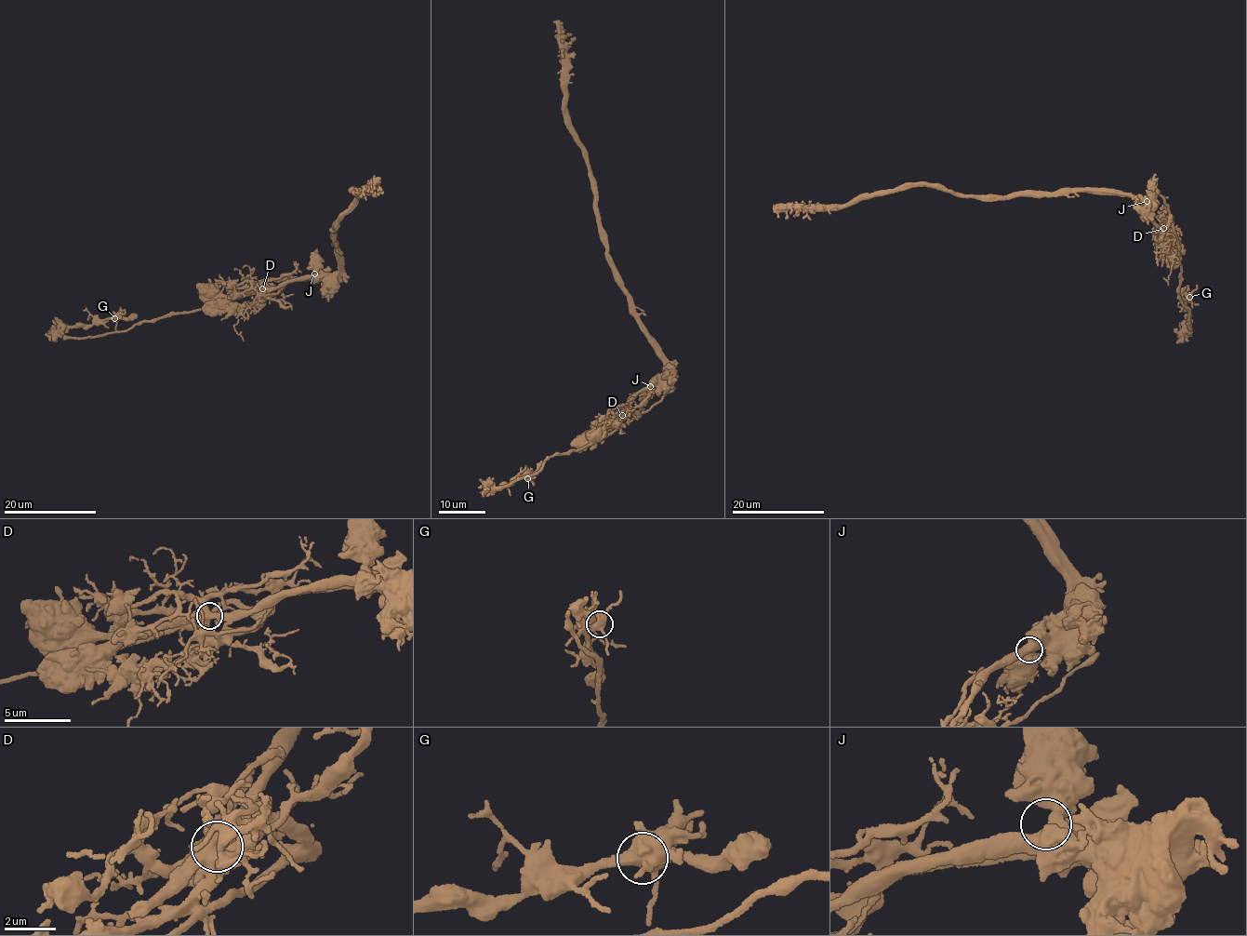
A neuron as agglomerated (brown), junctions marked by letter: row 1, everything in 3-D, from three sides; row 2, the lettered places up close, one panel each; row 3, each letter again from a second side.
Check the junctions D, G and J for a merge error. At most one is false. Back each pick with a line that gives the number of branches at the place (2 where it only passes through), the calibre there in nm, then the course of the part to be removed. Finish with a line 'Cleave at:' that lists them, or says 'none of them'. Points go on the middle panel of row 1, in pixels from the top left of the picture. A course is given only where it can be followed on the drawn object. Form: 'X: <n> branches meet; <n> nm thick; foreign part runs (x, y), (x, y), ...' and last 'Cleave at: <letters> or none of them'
D: 3 branches meet; 550 nm thick; foreign part runs (621, 415), (621, 421), (615, 430), (581, 448), (553, 454), (537, 472), (496, 489), (529, 475), (541, 461)
Cleave at: D

